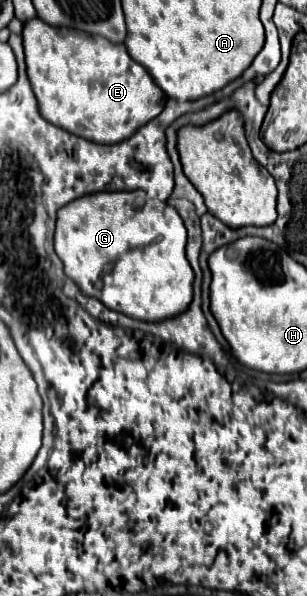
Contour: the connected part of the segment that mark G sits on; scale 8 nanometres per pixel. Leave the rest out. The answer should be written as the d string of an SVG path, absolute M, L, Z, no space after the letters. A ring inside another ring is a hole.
M94 192L86 194L58 212L54 248L64 262L64 272L84 294L104 302L110 310L144 322L162 322L180 314L192 302L194 270L186 258L186 228L170 204L156 204L144 192Z

